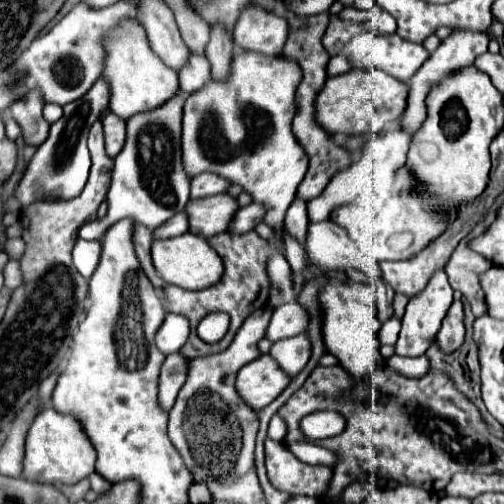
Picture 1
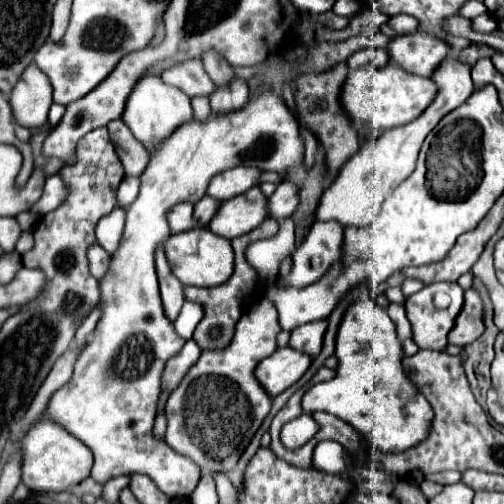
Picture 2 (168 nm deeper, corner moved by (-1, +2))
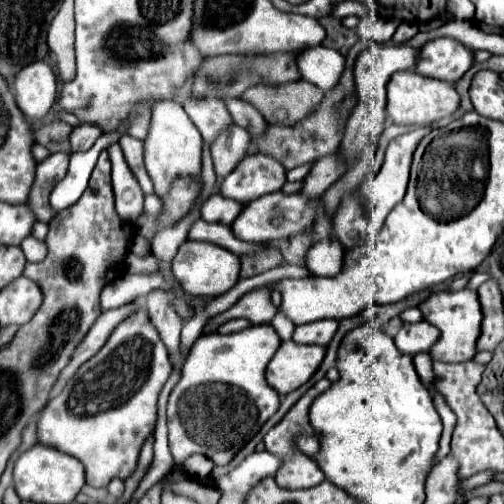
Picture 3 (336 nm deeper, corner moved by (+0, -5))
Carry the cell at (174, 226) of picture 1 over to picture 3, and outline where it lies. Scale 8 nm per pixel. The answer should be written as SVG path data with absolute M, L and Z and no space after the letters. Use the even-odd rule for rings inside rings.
M212 194L202 204L202 218L206 222L220 222L220 224L232 224L238 214L242 212L244 204L238 204L238 200L224 198L220 194Z

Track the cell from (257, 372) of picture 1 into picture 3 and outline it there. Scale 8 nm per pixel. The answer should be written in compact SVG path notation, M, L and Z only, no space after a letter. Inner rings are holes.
M294 340L282 342L266 368L266 380L278 394L288 394L310 380L324 354L326 346L300 346Z

